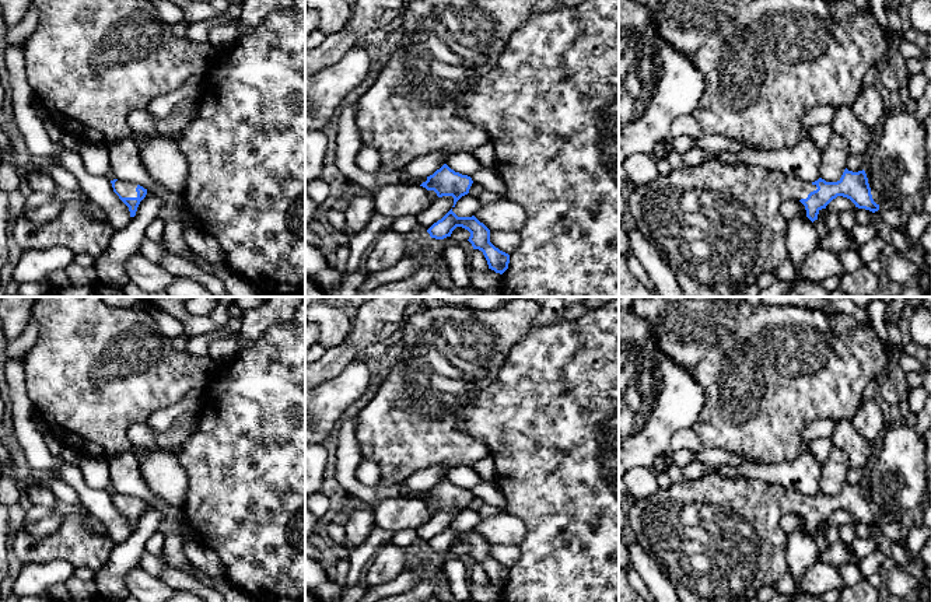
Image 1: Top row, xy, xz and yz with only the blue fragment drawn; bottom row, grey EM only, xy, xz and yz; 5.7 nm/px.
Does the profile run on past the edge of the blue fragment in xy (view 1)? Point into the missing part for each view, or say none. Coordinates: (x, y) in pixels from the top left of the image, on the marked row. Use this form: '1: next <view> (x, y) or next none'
1: next xy (126, 189)

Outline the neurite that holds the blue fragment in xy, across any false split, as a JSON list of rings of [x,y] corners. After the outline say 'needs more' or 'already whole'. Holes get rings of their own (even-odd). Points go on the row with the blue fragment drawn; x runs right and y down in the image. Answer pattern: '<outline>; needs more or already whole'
[[[111,181],[113,192],[129,207],[130,217],[136,216],[140,202],[146,197],[147,189],[127,181]]]; needs more

